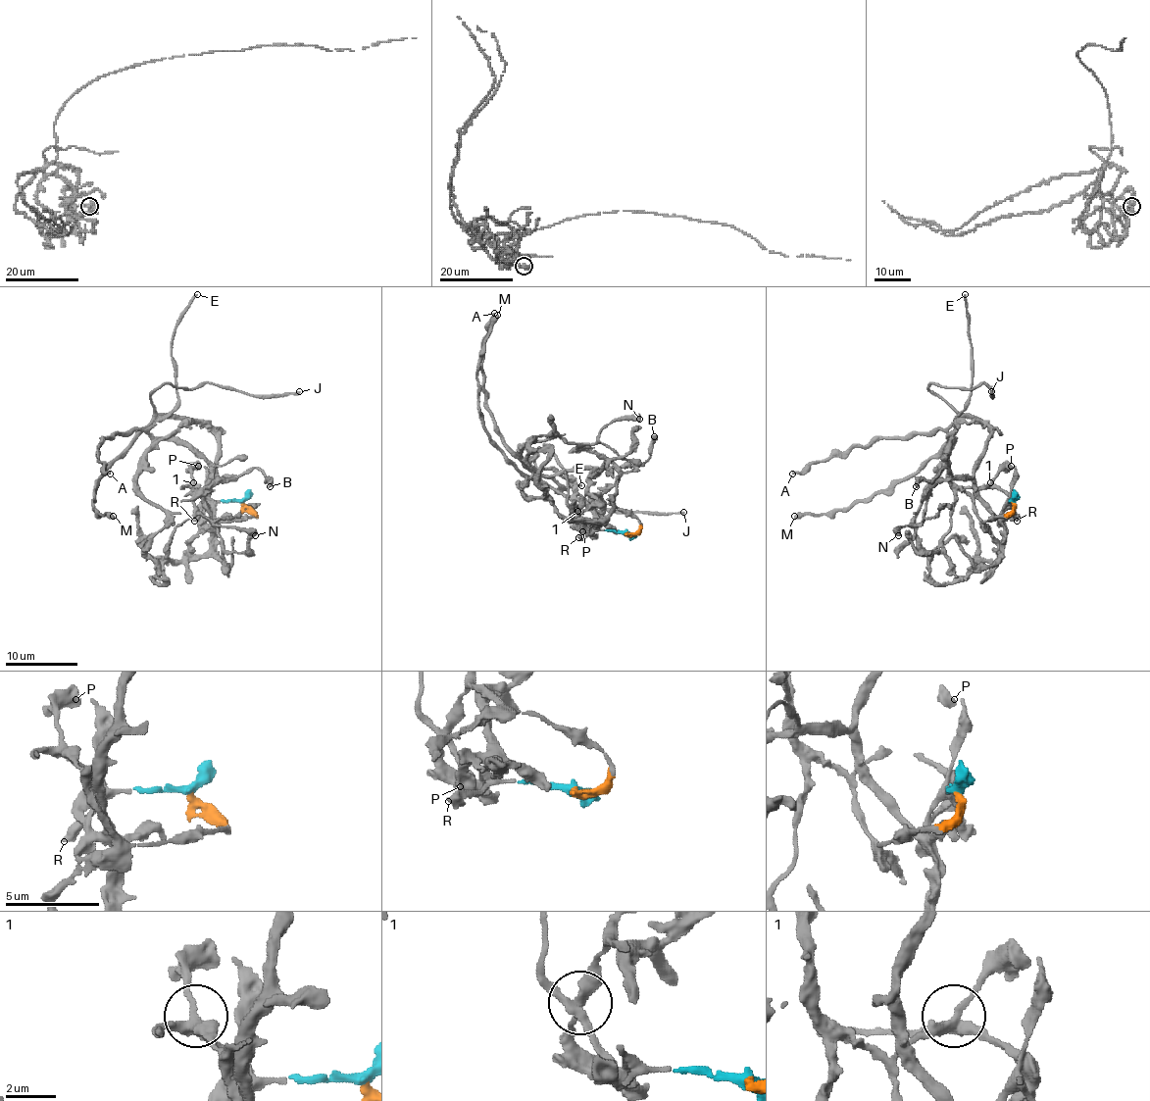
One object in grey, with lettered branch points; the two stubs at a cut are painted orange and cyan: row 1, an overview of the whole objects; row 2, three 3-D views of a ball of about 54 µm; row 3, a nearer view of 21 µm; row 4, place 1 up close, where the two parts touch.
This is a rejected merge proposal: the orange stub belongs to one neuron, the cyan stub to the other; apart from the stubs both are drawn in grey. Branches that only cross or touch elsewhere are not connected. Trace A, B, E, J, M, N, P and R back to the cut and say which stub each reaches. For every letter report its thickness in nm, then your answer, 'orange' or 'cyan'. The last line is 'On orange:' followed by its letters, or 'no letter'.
A: 260 nm | orange
B: 440 nm | cyan
E: 200 nm | orange
J: 160 nm | cyan
M: 440 nm | cyan
N: 550 nm | cyan
P: 650 nm | orange
R: 480 nm | cyan
On orange: A, E, P

